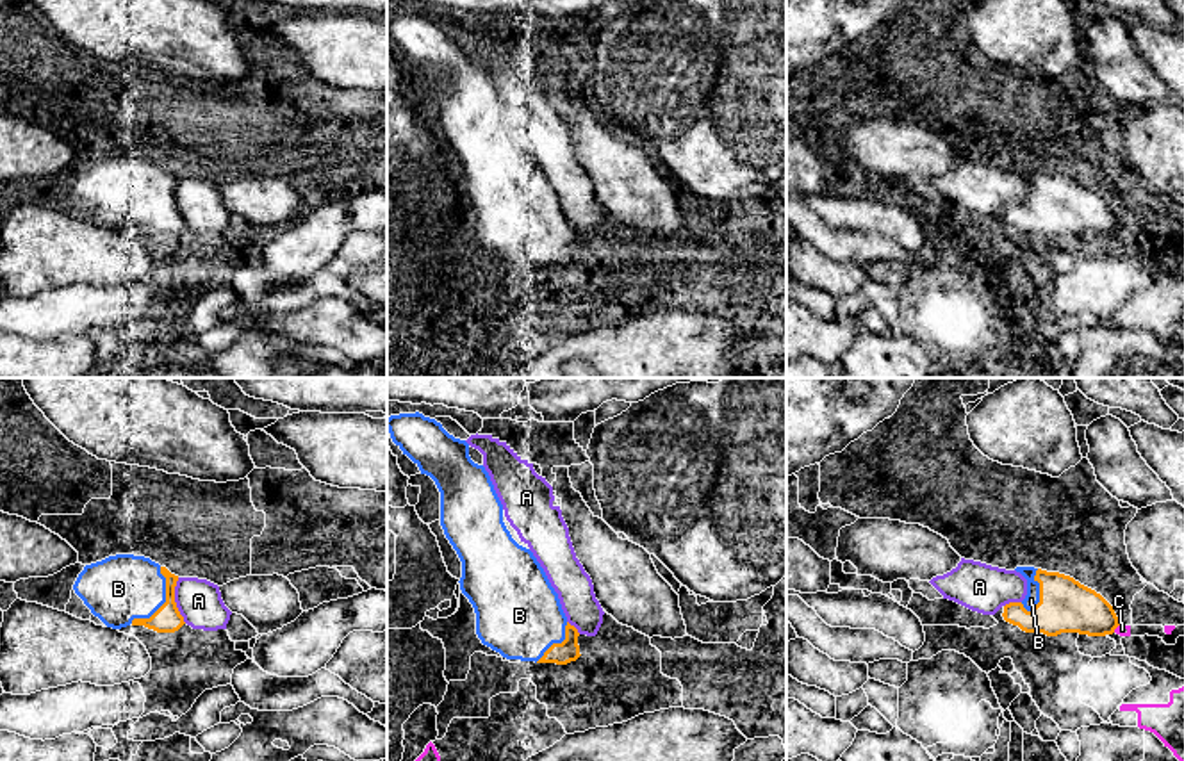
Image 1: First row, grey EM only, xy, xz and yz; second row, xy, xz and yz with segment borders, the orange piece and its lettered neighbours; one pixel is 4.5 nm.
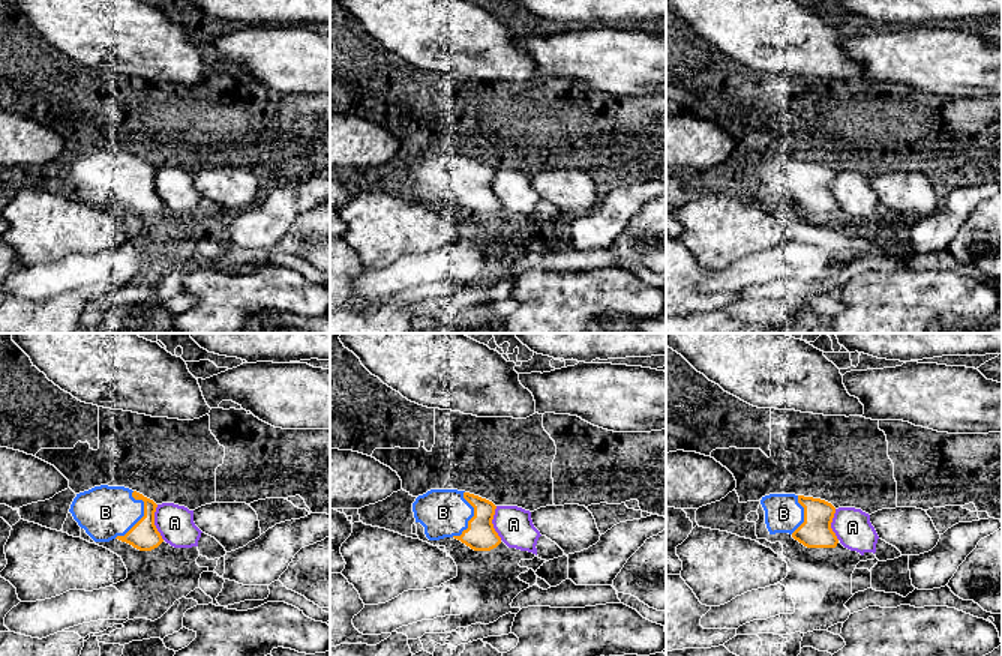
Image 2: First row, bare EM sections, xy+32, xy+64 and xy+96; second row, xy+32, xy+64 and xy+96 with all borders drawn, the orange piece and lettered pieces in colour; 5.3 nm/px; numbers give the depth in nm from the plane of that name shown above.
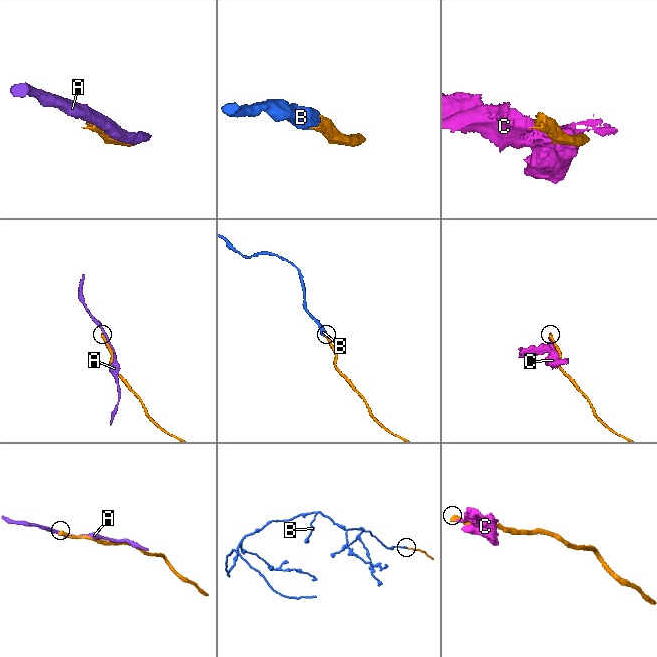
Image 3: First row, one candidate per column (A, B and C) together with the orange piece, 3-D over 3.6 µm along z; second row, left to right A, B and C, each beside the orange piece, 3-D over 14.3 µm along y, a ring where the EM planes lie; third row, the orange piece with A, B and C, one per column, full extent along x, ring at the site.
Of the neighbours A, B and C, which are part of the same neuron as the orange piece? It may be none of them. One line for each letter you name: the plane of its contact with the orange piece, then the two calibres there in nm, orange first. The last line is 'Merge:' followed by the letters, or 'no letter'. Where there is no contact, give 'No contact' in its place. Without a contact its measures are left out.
B: Touches orange in xy. Thickness 120 nm (orange) against 300 nm
Merge: B

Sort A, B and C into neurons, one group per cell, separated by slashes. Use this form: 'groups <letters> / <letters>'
groups A / B / C

